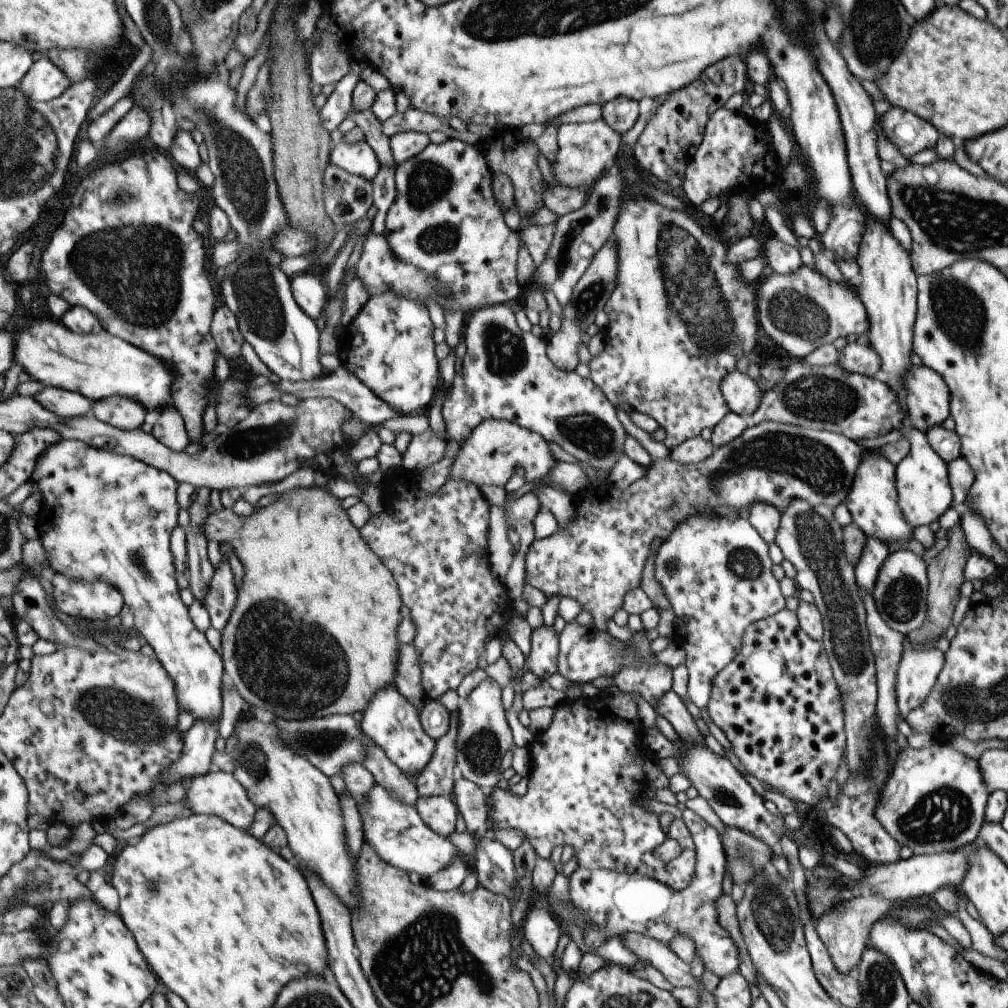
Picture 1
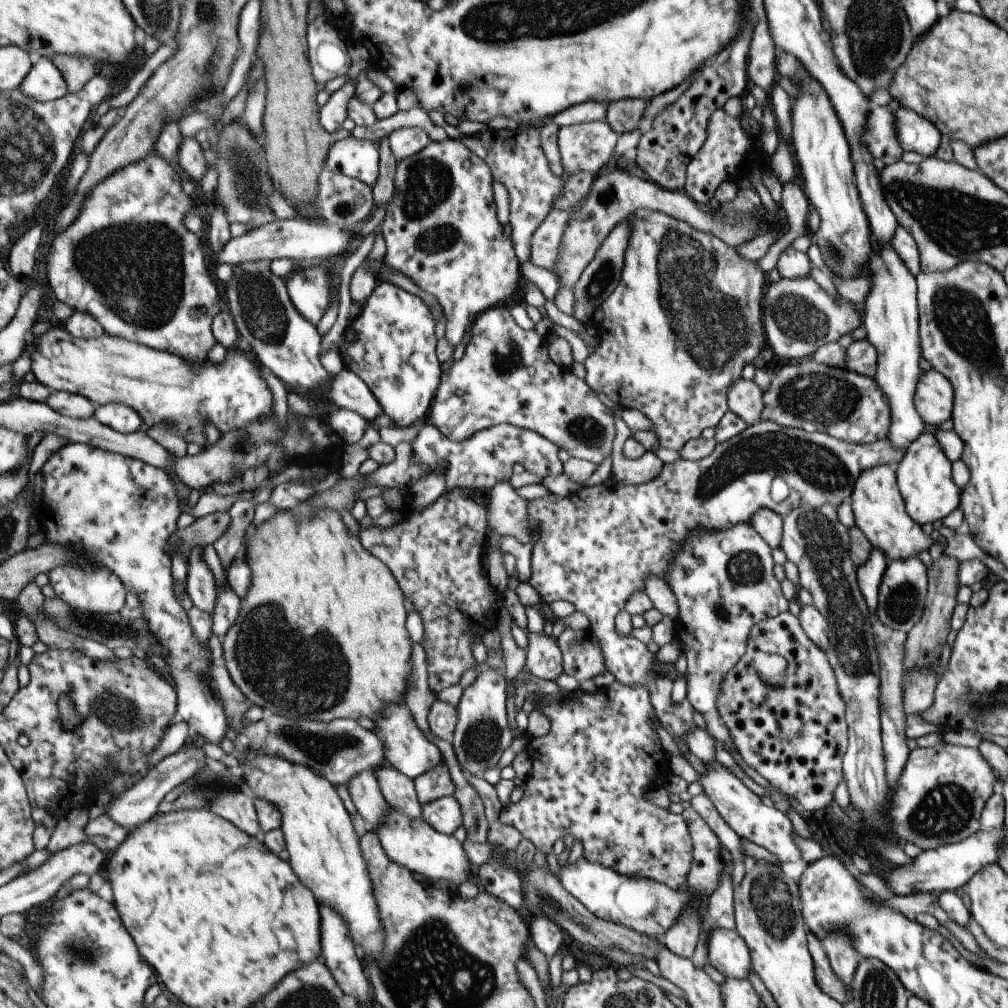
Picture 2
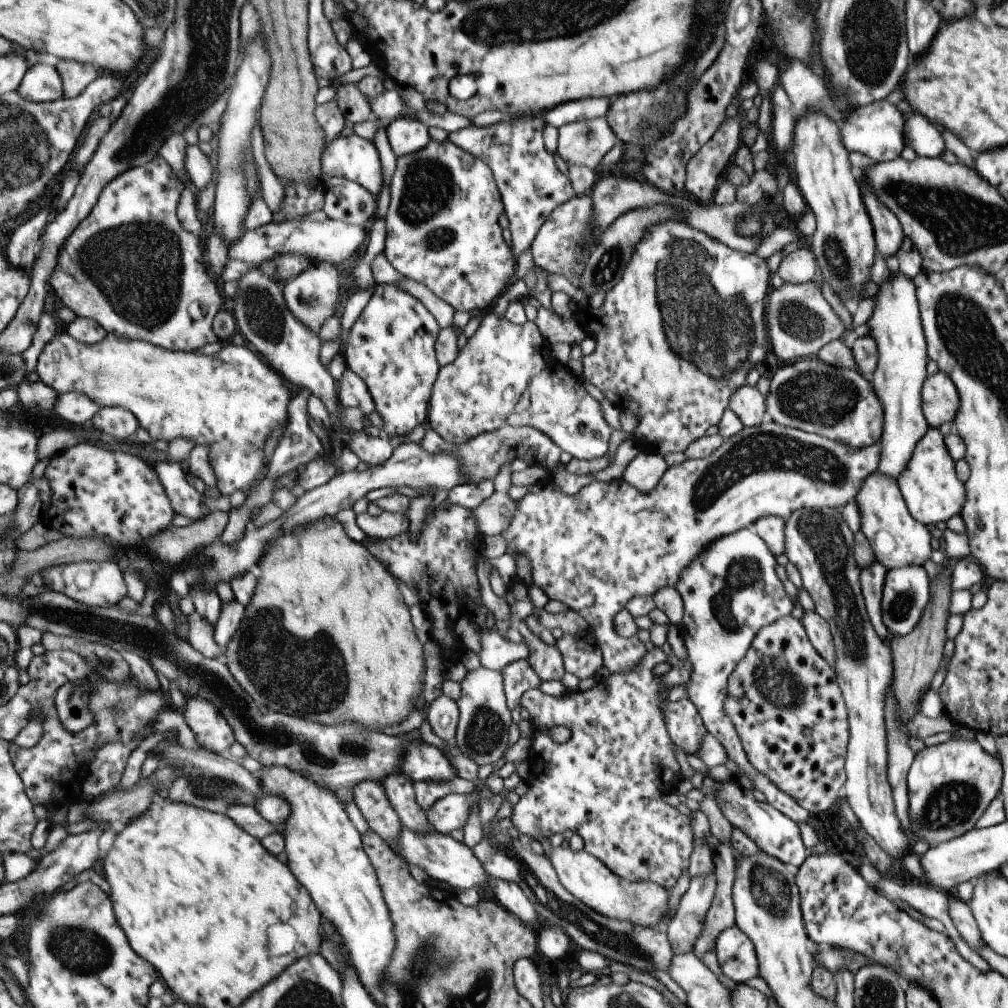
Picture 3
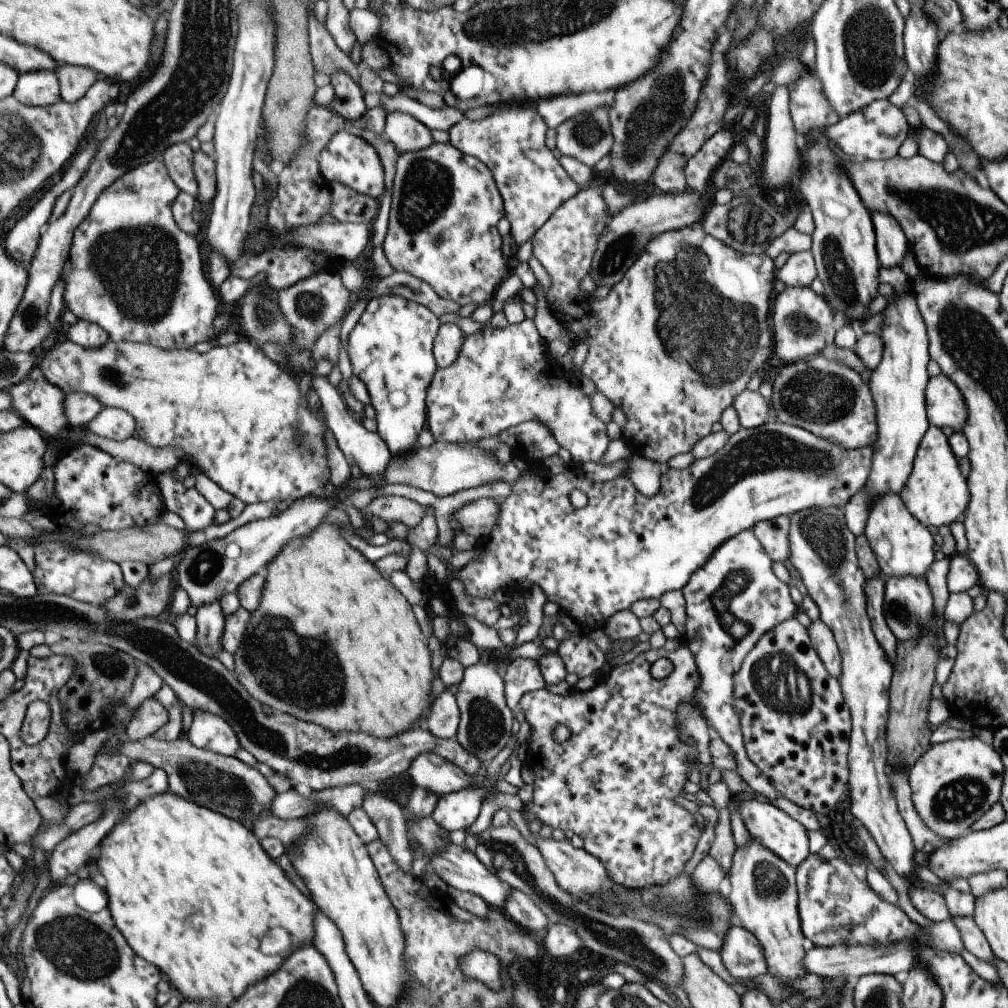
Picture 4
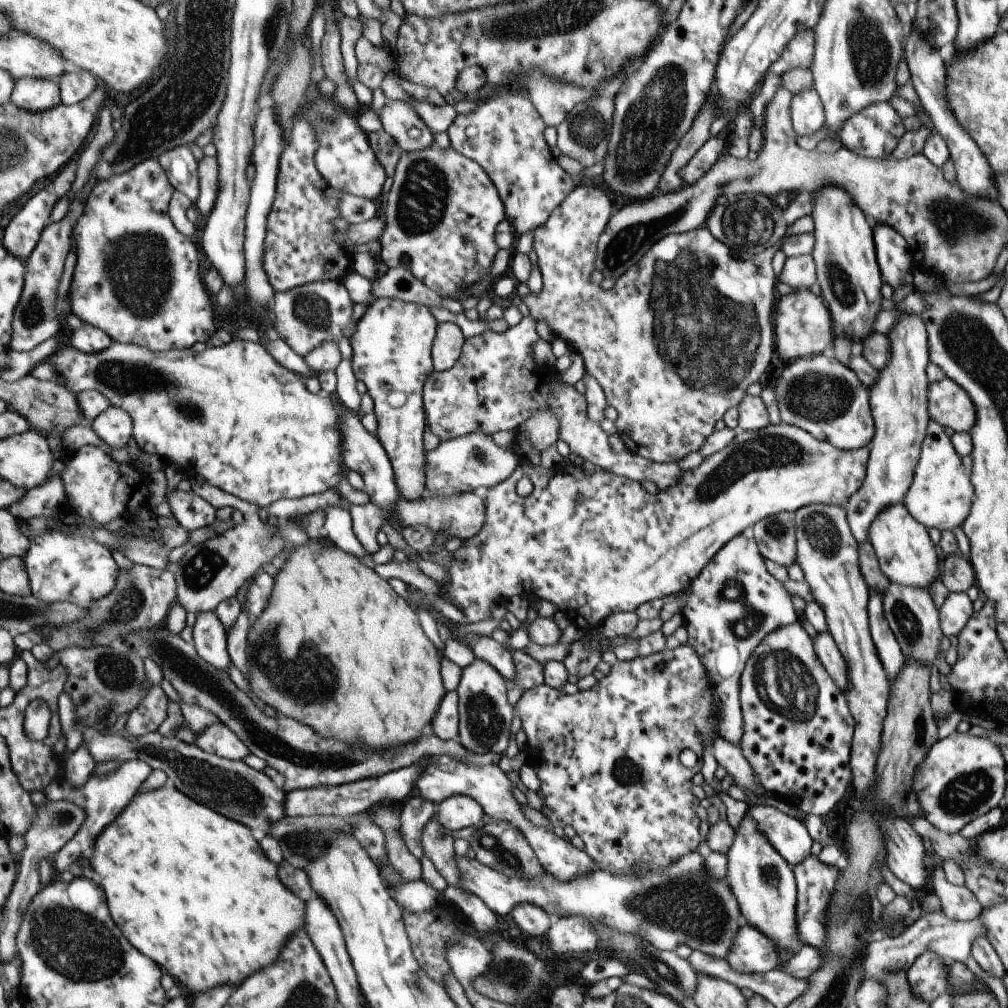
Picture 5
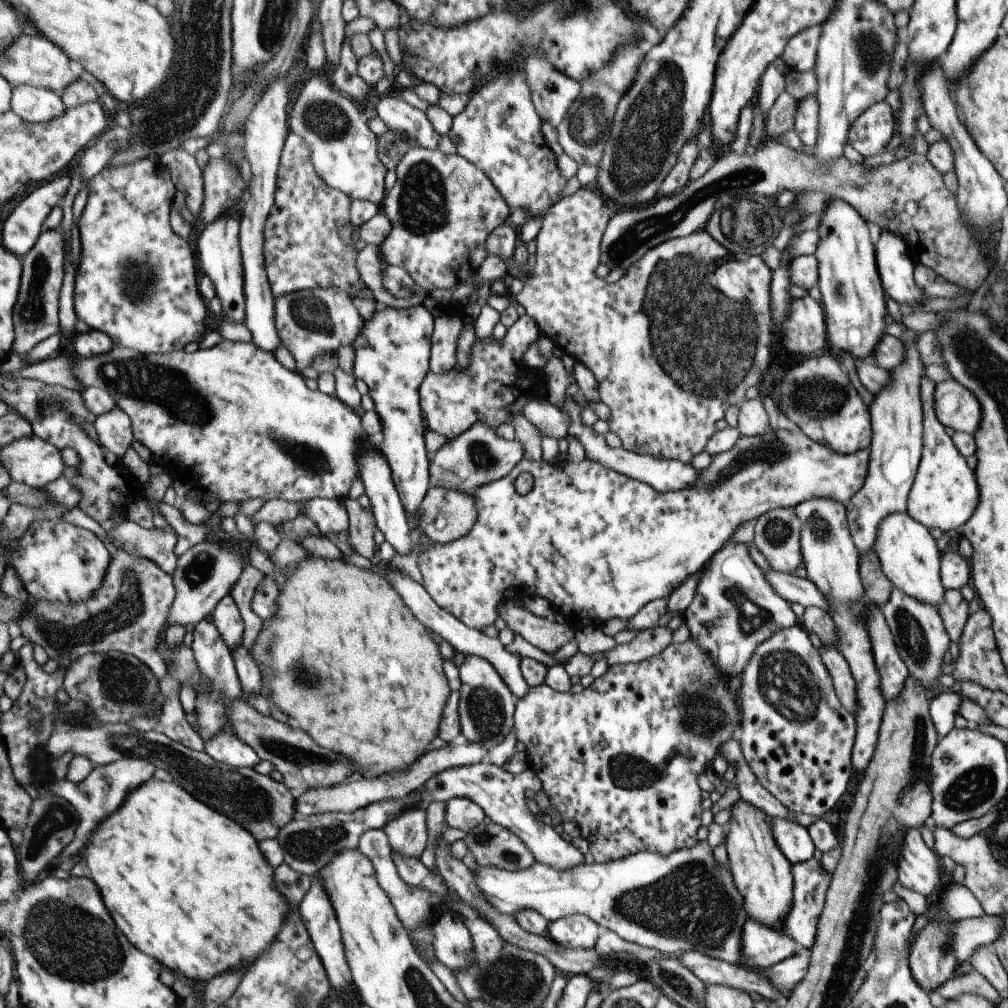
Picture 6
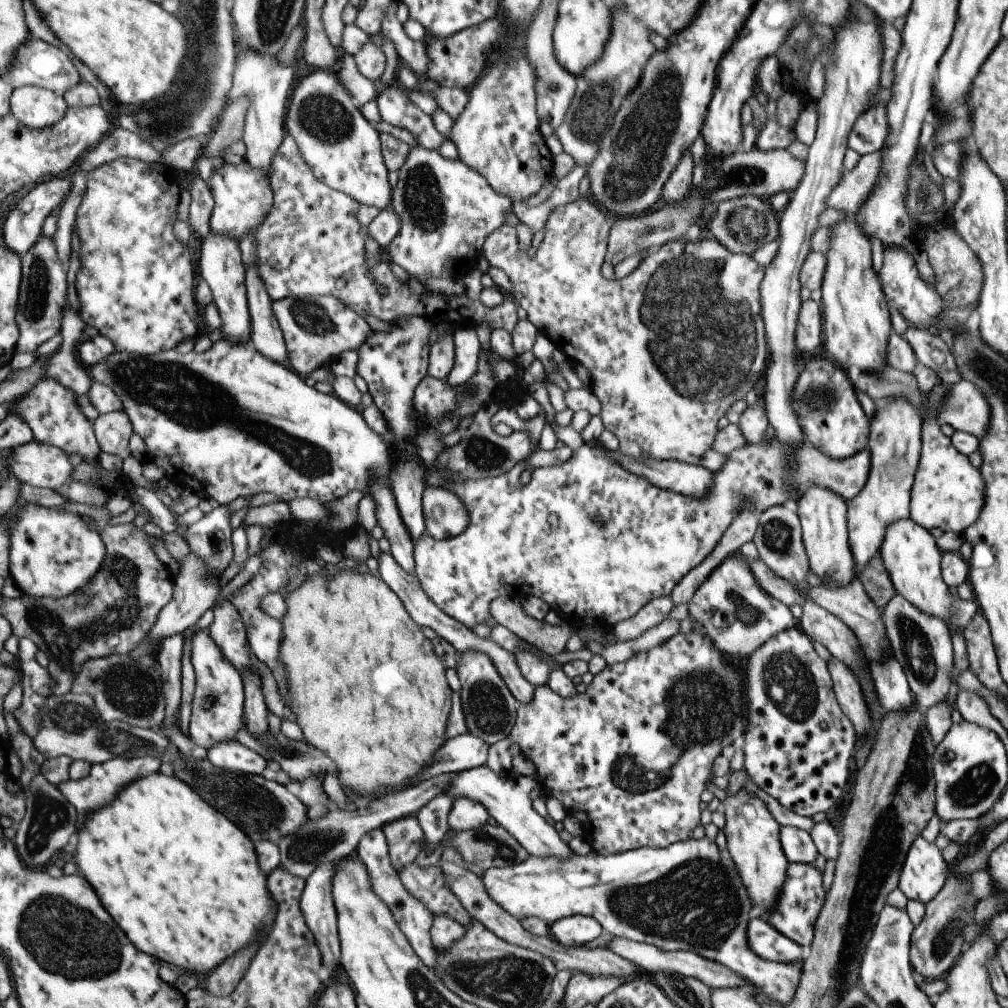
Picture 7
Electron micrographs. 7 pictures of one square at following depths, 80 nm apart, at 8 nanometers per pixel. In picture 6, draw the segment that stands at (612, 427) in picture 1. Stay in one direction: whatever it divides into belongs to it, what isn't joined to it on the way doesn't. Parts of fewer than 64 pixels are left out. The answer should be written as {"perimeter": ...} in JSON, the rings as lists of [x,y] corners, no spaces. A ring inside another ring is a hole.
{"perimeter":[[[528,314],[521,315],[519,320],[507,329],[502,341],[497,341],[492,336],[477,339],[472,348],[470,365],[464,371],[460,371],[457,366],[446,373],[434,373],[431,370],[420,388],[421,406],[428,428],[448,439],[455,439],[474,424],[485,423],[497,430],[502,424],[511,422],[513,416],[523,414],[528,402],[537,399],[530,391],[533,371],[523,362],[523,358],[529,350],[529,345],[536,342],[539,333],[536,321]],[[565,394],[563,405],[558,409],[568,416],[567,435],[569,434],[569,436],[573,436],[573,438],[579,441],[579,444],[583,447],[584,456],[589,460],[597,461],[601,466],[617,471],[617,474],[622,474],[643,484],[648,484],[658,493],[676,491],[685,487],[689,488],[699,476],[698,472],[689,463],[683,464],[675,459],[655,458],[651,455],[636,453],[635,451],[627,451],[623,447],[611,448],[605,442],[606,438],[602,434],[596,434],[590,426],[584,425],[584,422],[580,419],[583,408],[571,395]]]}

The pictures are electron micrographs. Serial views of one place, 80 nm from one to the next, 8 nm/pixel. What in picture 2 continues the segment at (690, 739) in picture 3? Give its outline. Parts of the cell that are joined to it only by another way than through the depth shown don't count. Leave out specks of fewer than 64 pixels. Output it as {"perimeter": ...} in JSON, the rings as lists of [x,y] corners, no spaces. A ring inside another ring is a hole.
{"perimeter":[[[758,421],[755,425],[746,426],[739,434],[736,434],[733,438],[726,440],[722,443],[716,443],[713,450],[709,453],[709,456],[696,461],[686,461],[681,458],[671,463],[663,463],[660,468],[660,472],[657,476],[650,478],[647,482],[634,484],[634,485],[615,485],[613,482],[603,482],[597,484],[597,486],[586,486],[573,494],[558,497],[551,494],[547,498],[534,499],[529,501],[529,524],[530,534],[534,535],[538,533],[537,540],[535,540],[533,549],[530,553],[530,577],[528,583],[539,593],[540,598],[545,603],[565,599],[575,607],[575,611],[581,612],[588,619],[588,628],[596,636],[599,643],[603,658],[604,668],[614,676],[614,680],[619,684],[625,686],[641,685],[647,689],[649,695],[649,702],[651,703],[654,715],[657,718],[660,725],[670,734],[680,738],[691,728],[701,725],[696,723],[692,718],[693,708],[691,706],[683,705],[681,708],[671,707],[670,692],[672,691],[672,678],[663,671],[658,672],[658,668],[654,665],[654,655],[649,653],[645,644],[638,639],[632,637],[621,637],[614,629],[614,618],[616,612],[619,612],[624,608],[625,601],[632,592],[642,590],[644,586],[645,575],[655,575],[664,580],[664,574],[668,571],[668,564],[671,562],[671,555],[675,549],[680,547],[681,543],[684,543],[686,536],[693,530],[705,530],[716,531],[719,529],[726,529],[732,527],[737,523],[749,522],[750,518],[756,514],[757,511],[763,507],[776,512],[781,518],[783,518],[792,508],[809,506],[812,509],[819,508],[821,505],[830,504],[832,507],[838,507],[843,502],[848,502],[848,496],[851,494],[853,483],[861,471],[867,470],[872,466],[878,464],[888,464],[892,467],[903,458],[905,449],[896,449],[888,440],[877,439],[872,443],[851,443],[843,439],[835,438],[829,434],[822,432],[807,432],[803,429],[795,427],[782,427],[773,421]]]}

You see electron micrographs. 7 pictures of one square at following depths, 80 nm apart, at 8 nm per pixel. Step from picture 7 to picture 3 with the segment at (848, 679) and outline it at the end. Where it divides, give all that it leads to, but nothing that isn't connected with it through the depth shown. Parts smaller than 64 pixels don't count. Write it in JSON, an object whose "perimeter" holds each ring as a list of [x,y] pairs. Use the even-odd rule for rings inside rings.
{"perimeter":[[[814,610],[803,611],[800,619],[803,630],[821,658],[833,669],[834,644],[828,624],[824,618],[821,618]]]}

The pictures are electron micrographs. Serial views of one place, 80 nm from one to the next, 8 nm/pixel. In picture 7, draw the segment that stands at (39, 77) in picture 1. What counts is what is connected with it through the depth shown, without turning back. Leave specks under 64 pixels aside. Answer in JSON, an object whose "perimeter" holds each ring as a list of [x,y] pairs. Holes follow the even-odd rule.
{"perimeter":[[[35,85],[14,89],[11,112],[28,127],[44,129],[56,125],[68,111],[65,97]]]}

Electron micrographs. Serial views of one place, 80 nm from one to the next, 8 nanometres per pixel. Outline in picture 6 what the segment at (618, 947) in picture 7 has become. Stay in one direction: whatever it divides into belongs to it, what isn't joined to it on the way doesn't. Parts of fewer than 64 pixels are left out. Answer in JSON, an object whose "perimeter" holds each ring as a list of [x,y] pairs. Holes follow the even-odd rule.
{"perimeter":[[[697,951],[683,952],[677,958],[695,978],[706,986],[727,986],[751,994],[759,994],[766,1001],[786,1000],[790,992],[779,994],[761,974],[748,971],[723,960],[717,960]]]}

